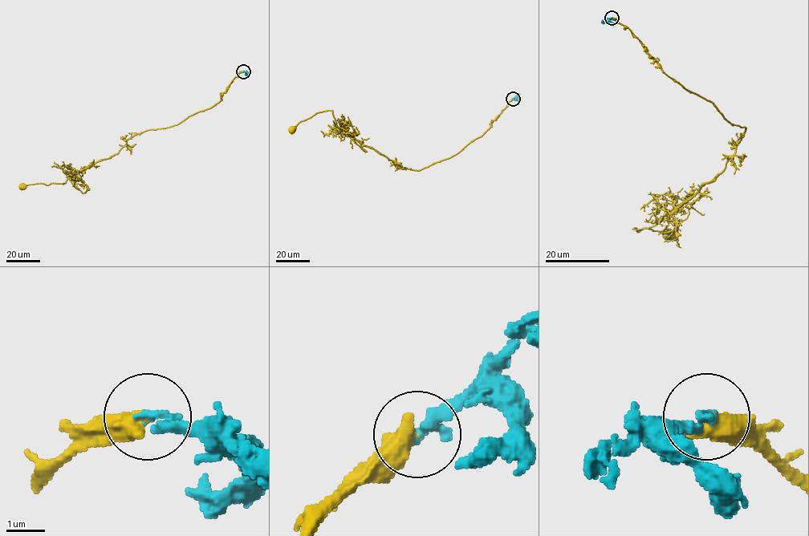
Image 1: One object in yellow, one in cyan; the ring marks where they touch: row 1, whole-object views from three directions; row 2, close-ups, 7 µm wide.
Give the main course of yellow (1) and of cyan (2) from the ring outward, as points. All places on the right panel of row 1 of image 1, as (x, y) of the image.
1: (611, 18), (668, 76), (745, 127), (712, 181), (662, 221), (633, 229), (668, 233)
2: (611, 18), (602, 21)

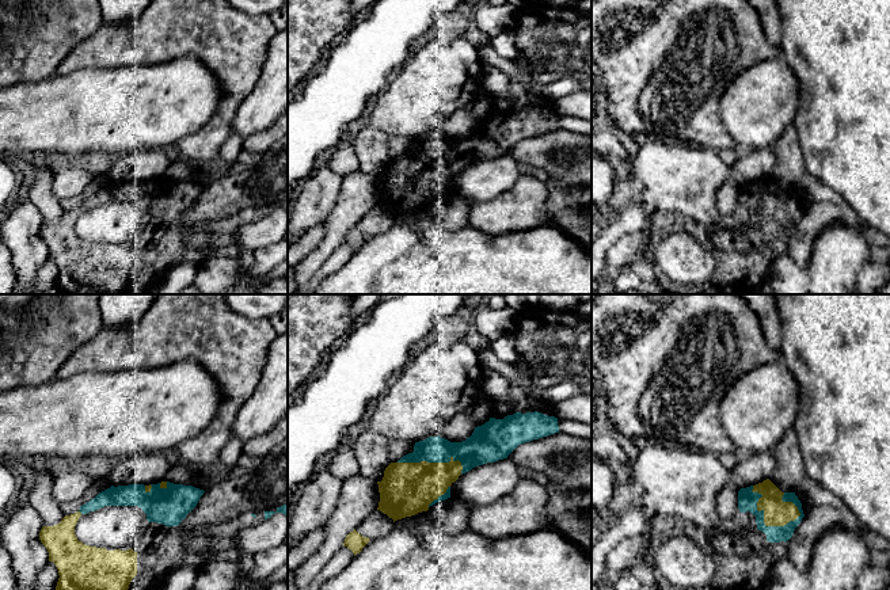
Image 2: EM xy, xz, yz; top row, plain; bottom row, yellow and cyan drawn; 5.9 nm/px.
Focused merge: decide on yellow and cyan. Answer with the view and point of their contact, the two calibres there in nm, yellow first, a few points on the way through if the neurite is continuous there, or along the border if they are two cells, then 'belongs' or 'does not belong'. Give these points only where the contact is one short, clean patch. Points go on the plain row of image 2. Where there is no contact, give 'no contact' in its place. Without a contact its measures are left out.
contact yz (764, 216); calibres 160 and 120 nm; belongs

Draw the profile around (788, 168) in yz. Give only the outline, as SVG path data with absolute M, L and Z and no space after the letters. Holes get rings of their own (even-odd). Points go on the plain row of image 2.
M794 125L788 126L784 130L777 144L772 149L776 156L776 163L769 172L769 176L781 189L794 189L798 180L806 172L803 155L798 142L798 134Z

